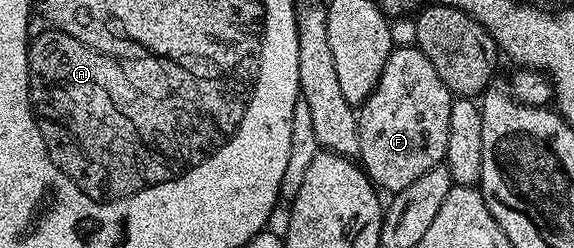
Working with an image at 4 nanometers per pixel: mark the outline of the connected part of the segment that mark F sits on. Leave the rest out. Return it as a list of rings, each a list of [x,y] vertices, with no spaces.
[[[414,46],[396,47],[385,62],[385,70],[381,70],[381,78],[373,90],[373,94],[358,109],[359,121],[359,155],[361,167],[371,179],[376,189],[387,194],[405,190],[417,178],[421,178],[438,164],[444,163],[449,142],[449,110],[453,93],[441,82],[437,70],[433,70],[433,62],[425,58],[421,49]]]

